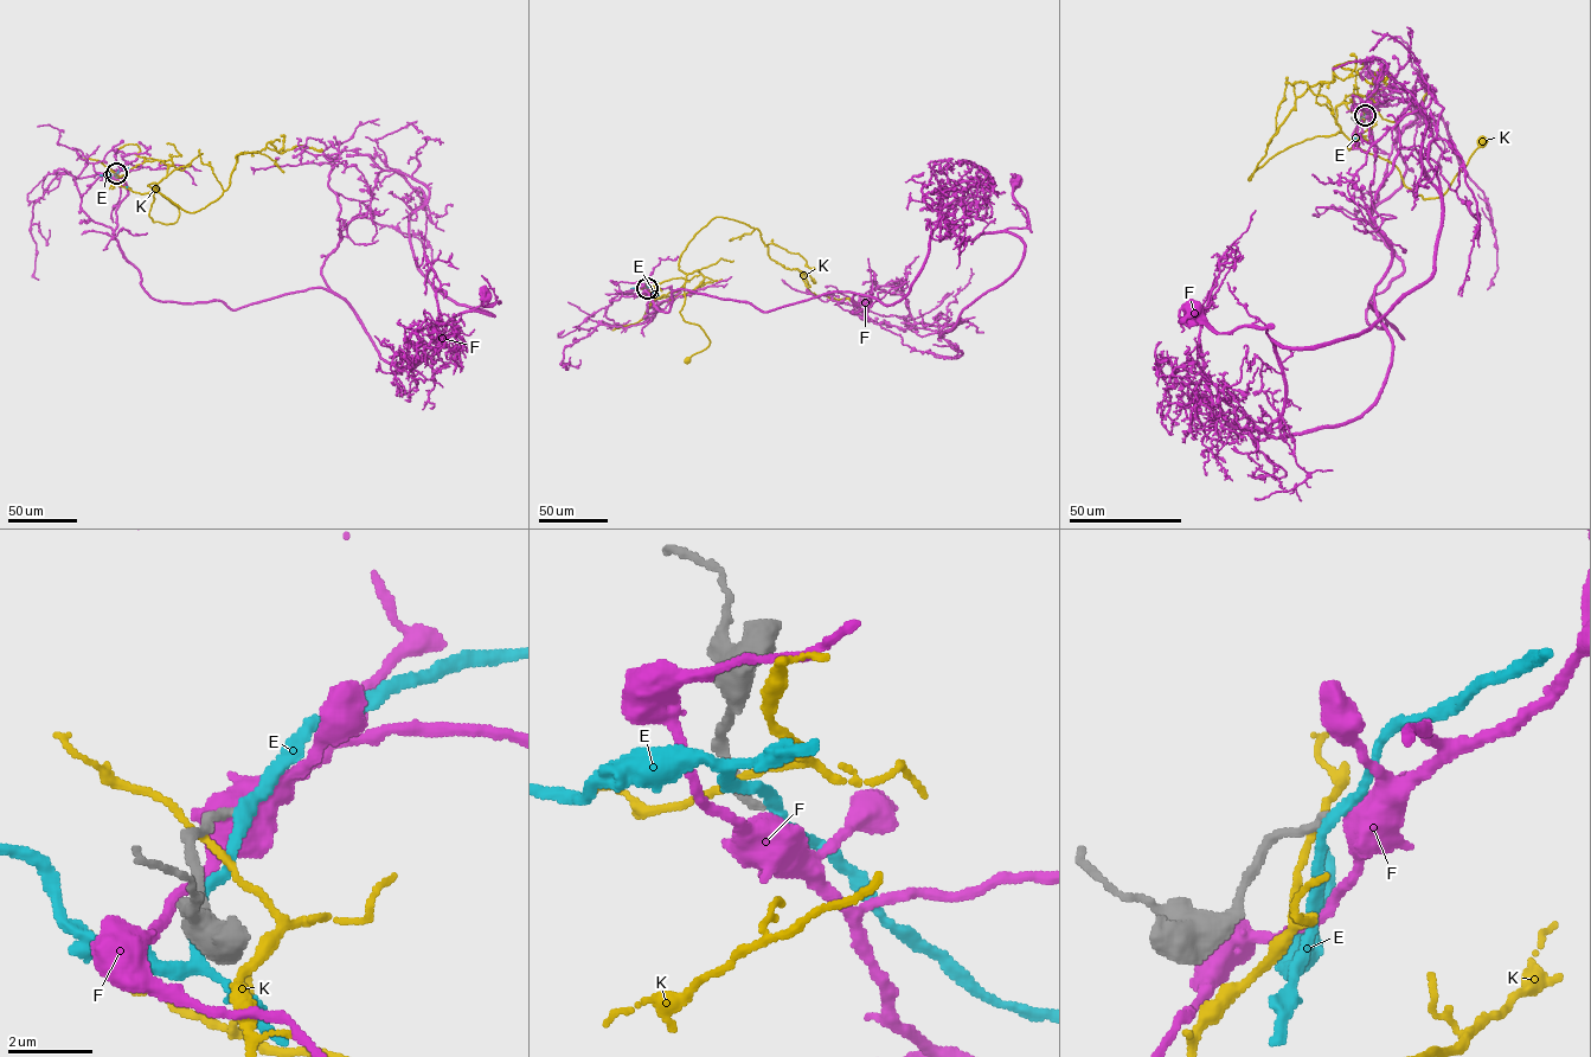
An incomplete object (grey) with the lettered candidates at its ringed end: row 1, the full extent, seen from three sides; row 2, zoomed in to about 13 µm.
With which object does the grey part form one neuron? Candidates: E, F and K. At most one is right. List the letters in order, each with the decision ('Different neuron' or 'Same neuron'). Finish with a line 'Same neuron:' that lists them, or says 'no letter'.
E: Different neuron
F: Different neuron
K: Different neuron
Same neuron: no letter

